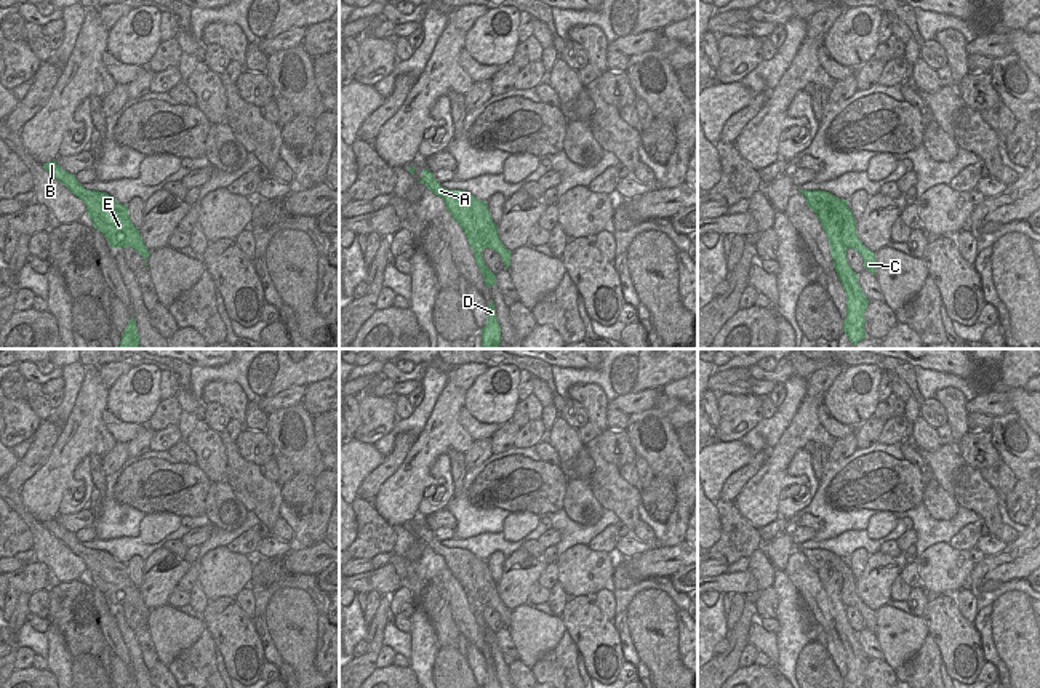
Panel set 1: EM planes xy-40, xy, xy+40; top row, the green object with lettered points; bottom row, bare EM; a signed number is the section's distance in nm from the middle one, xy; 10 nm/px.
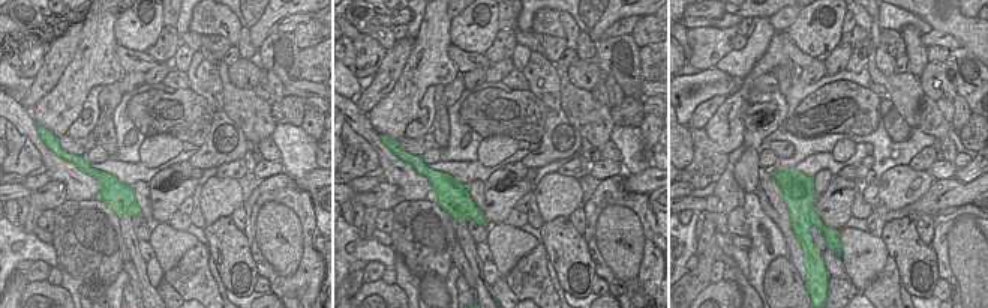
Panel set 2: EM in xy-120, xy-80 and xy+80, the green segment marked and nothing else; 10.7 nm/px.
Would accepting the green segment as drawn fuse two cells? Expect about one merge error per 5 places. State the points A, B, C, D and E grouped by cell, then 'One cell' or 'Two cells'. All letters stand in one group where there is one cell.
Groups: A B C E / D. Two cells

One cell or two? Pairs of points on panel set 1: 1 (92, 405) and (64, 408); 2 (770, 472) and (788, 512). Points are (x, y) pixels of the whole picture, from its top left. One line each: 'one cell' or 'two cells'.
1: two cells
2: two cells

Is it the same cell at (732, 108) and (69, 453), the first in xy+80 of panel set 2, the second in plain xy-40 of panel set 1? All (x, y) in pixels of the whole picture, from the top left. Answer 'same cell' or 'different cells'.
same cell

